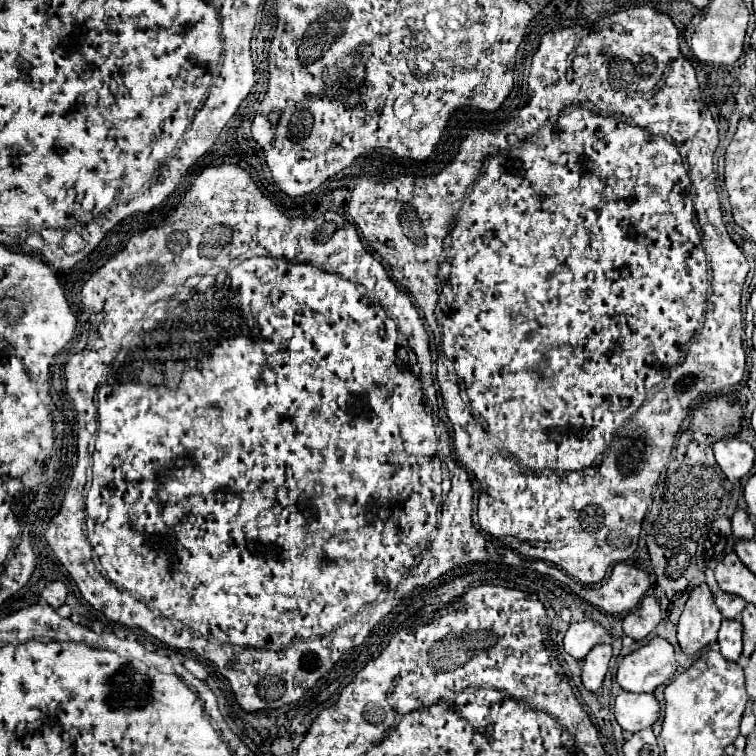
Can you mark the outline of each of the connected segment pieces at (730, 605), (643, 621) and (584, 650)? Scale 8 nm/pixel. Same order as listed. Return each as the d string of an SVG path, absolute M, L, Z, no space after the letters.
M718 592L716 594L716 606L718 606L718 610L722 612L724 618L740 618L742 608L746 606L746 602L736 594Z
M646 596L642 604L624 618L624 634L632 640L642 640L648 636L662 620L660 604L654 596Z
M592 620L570 624L570 628L566 630L566 636L564 636L564 650L572 658L582 660L598 644L602 634L604 634L604 628Z

